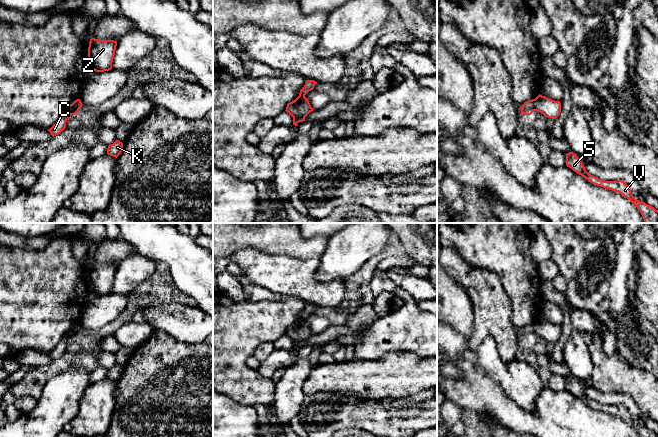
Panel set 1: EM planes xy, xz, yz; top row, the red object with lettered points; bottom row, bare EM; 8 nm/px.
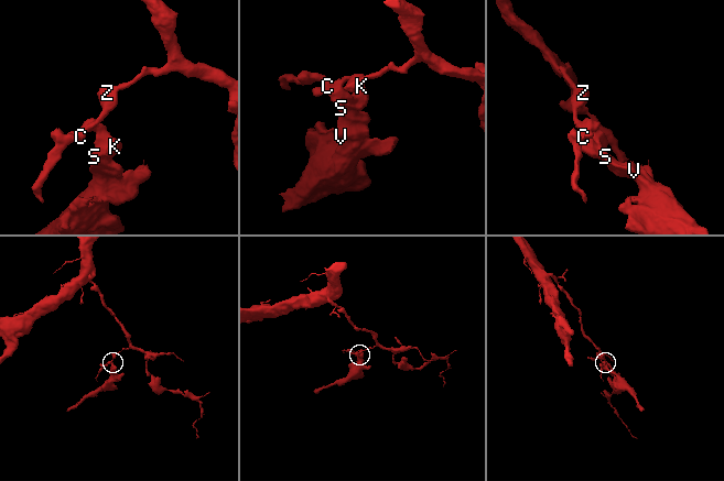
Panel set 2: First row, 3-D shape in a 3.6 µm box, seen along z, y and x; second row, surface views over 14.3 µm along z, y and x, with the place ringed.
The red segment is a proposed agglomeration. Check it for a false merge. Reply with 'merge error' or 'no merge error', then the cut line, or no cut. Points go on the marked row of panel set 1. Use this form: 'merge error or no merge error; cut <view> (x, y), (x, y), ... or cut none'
merge error; cut yz (533, 99), (534, 110)

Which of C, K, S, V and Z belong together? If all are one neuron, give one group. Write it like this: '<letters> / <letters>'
C Z / K S V

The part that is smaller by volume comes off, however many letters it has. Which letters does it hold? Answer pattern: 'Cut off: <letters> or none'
Cut off: K, S, V

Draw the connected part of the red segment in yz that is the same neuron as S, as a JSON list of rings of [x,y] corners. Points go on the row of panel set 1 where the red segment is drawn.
[[[569,152],[566,155],[566,166],[571,168],[574,172],[581,175],[585,179],[587,179],[589,182],[591,182],[594,185],[615,191],[629,199],[640,211],[644,223],[658,223],[658,210],[656,210],[654,207],[646,204],[645,202],[640,202],[634,198],[634,196],[631,193],[631,190],[629,189],[628,185],[622,181],[605,181],[601,180],[591,174],[589,174],[582,161],[573,153]]]

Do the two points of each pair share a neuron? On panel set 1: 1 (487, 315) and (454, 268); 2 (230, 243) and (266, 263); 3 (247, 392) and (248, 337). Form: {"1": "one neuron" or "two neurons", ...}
{"1": "one neuron", "2": "two neurons", "3": "one neuron"}

